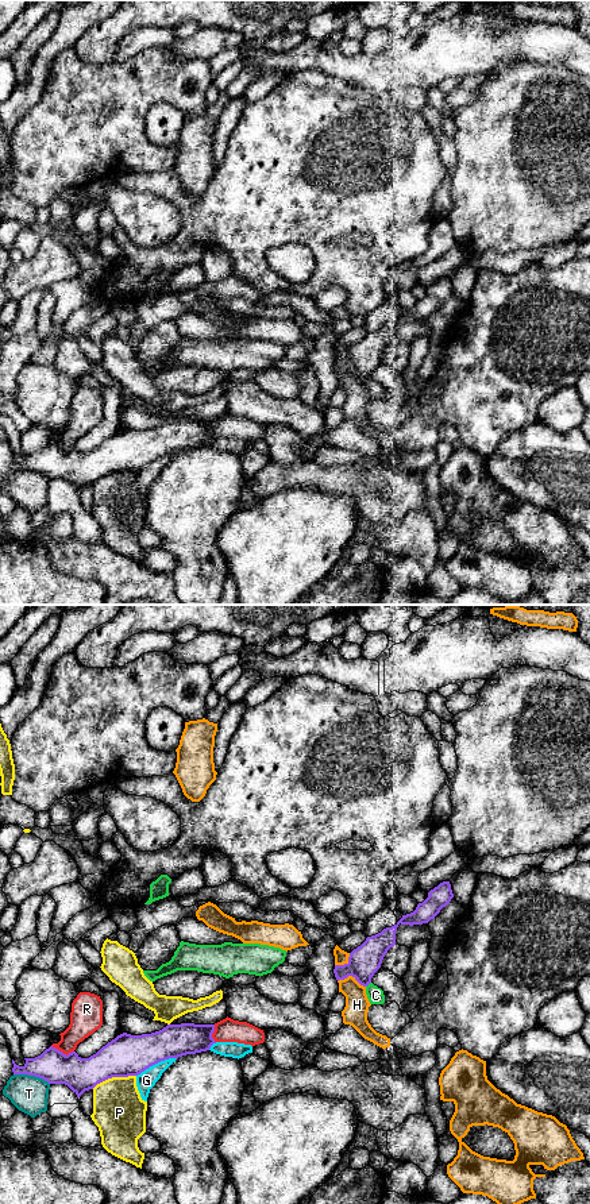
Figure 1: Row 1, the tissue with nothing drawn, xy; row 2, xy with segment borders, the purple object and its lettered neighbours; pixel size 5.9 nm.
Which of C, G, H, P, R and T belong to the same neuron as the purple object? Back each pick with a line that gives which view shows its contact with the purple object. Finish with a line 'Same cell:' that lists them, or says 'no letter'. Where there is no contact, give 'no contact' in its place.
Same cell: no letter

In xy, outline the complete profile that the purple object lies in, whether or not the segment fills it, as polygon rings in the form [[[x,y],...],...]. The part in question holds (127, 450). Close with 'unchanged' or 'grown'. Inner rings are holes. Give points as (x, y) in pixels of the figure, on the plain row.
[[[181,418],[167,420],[151,429],[131,431],[123,428],[89,454],[81,454],[76,447],[66,451],[50,441],[35,454],[24,454],[26,459],[23,462],[16,460],[12,455],[12,467],[14,470],[35,471],[49,479],[65,479],[80,493],[85,486],[93,485],[108,474],[138,471],[161,456],[207,447],[216,439],[212,433],[213,427],[215,420]]]; unchanged

